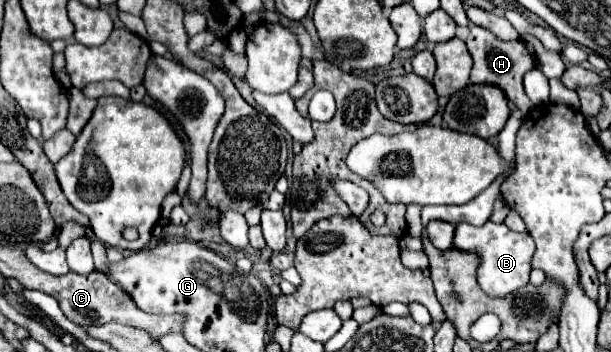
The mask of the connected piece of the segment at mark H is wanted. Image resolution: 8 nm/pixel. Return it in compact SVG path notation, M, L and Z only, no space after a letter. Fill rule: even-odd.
M472 25L470 27L470 35L466 39L466 47L474 59L474 67L472 67L472 73L470 73L470 83L490 83L490 85L496 85L500 87L506 97L510 101L516 103L516 107L520 111L526 111L530 113L532 111L532 103L530 99L526 97L524 93L524 85L522 85L522 77L536 67L526 43L522 43L520 39L516 41L502 41L498 37L492 35L492 31L486 31L484 27L478 27L478 25Z

